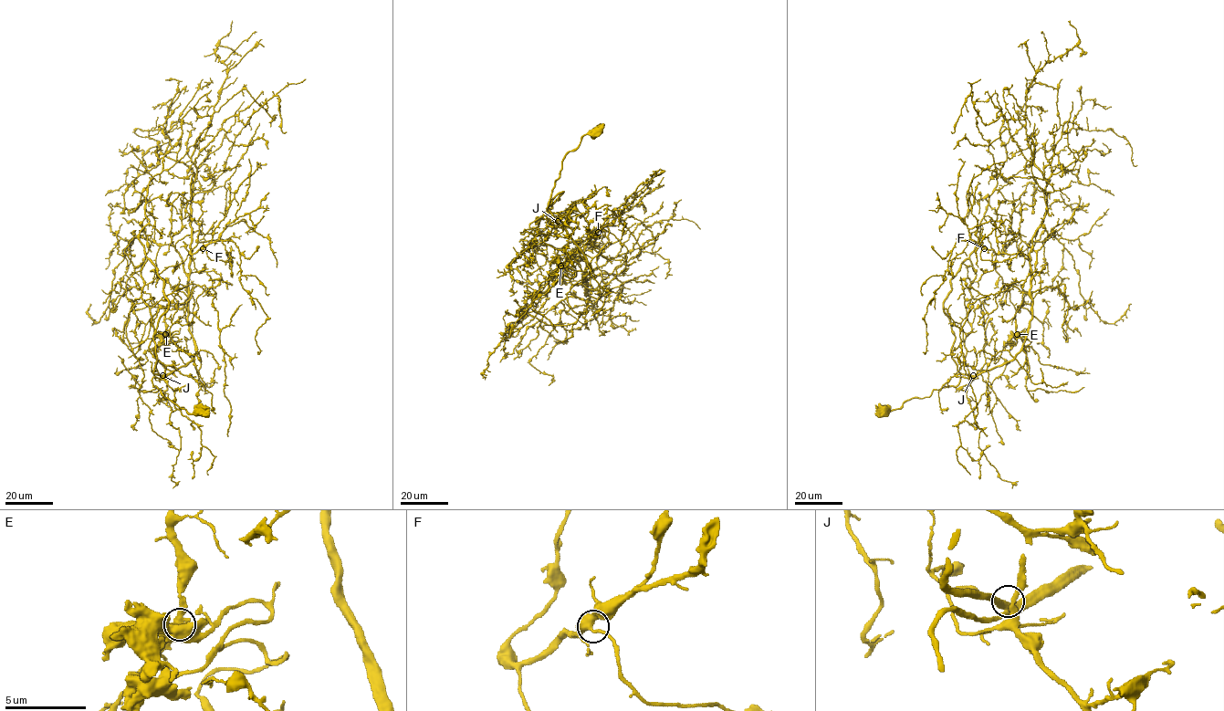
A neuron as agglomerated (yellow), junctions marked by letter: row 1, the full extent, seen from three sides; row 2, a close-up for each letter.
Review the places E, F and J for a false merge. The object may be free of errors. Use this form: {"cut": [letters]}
{"cut": ["E"]}

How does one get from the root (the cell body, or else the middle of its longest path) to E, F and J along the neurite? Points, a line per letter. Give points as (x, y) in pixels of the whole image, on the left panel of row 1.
E: (203, 411), (190, 413), (151, 381), (195, 352), (187, 320), (191, 293), (186, 302), (165, 308), (166, 334)
F: (203, 411), (190, 413), (165, 398), (151, 381), (185, 365), (195, 352), (187, 320), (189, 253), (203, 248)
J: (203, 411), (190, 413), (165, 398), (151, 381), (153, 377), (162, 375)

